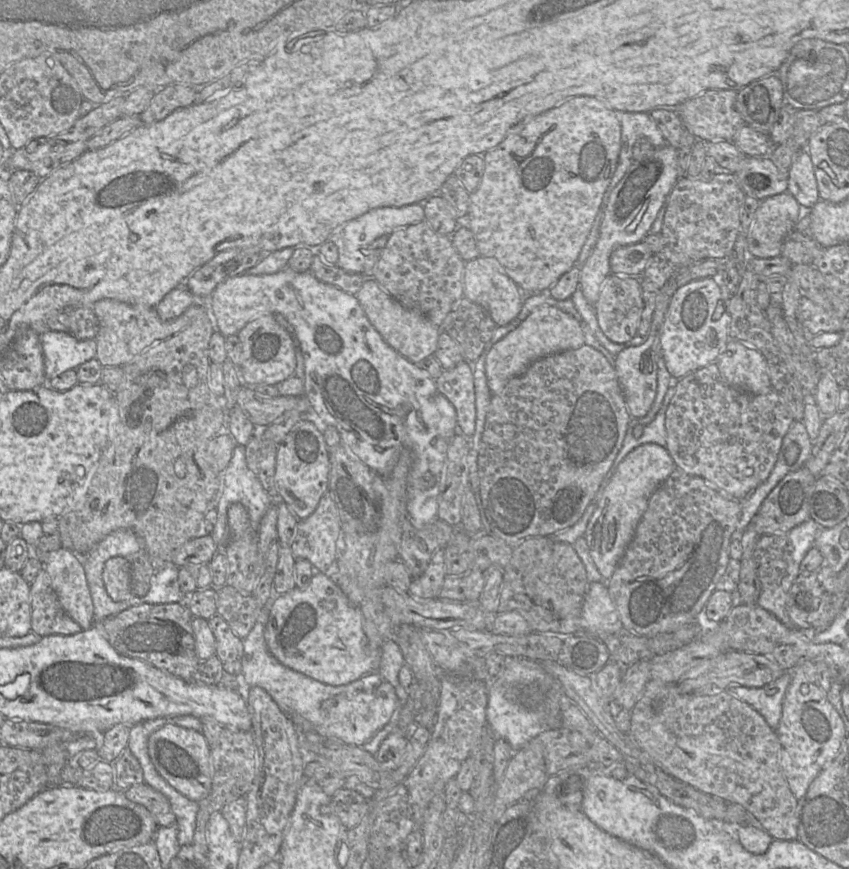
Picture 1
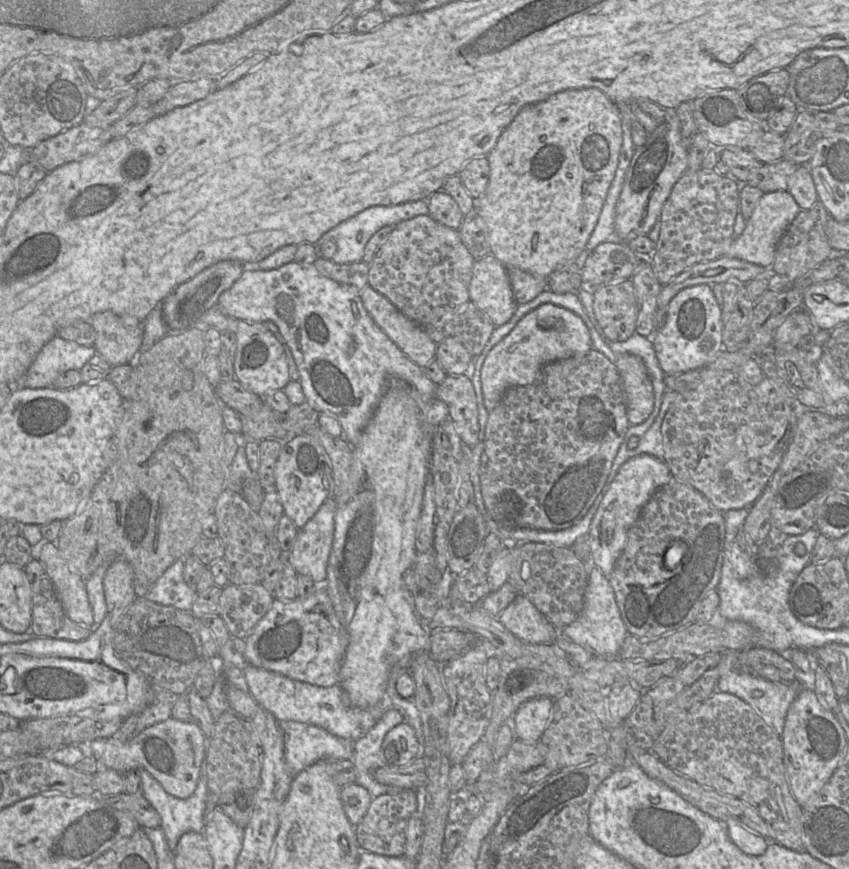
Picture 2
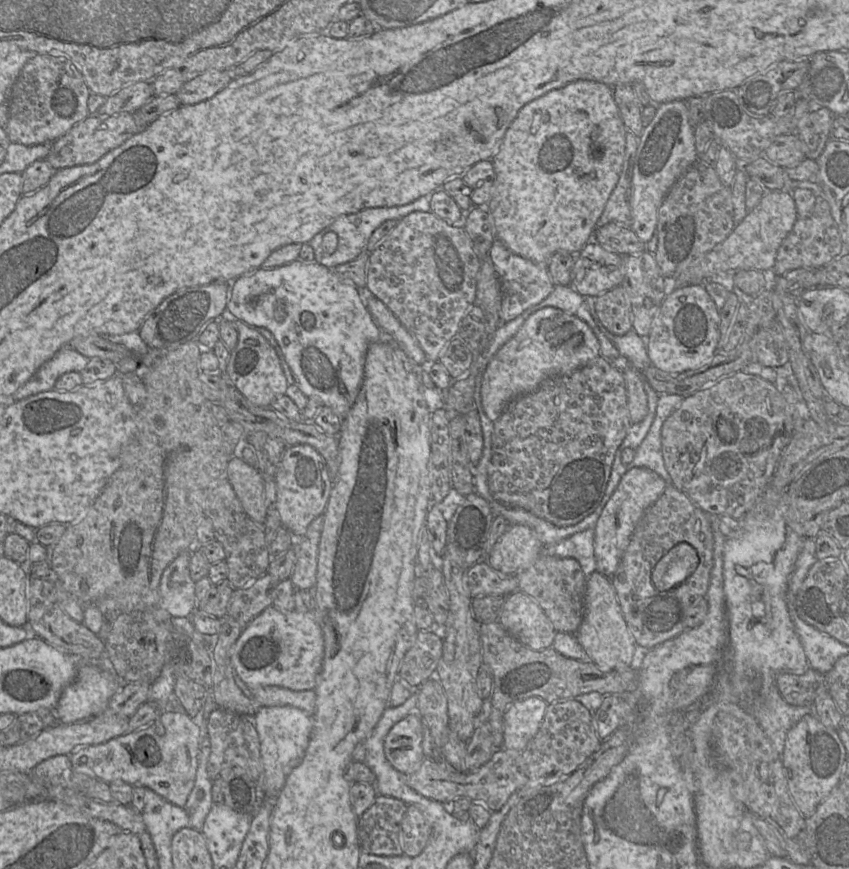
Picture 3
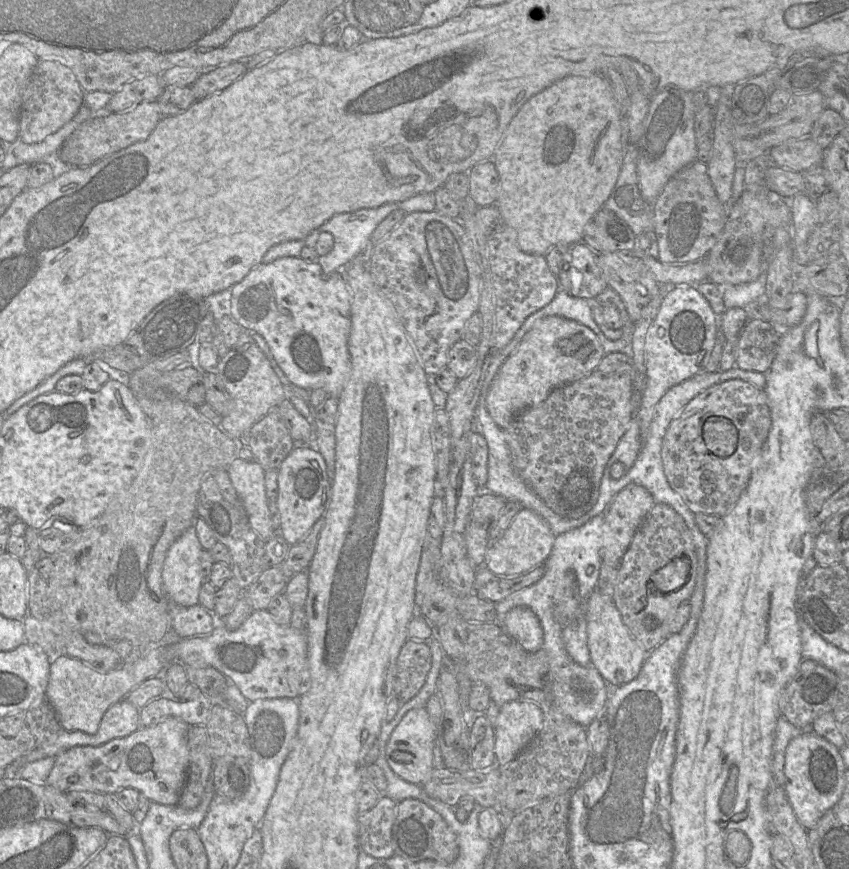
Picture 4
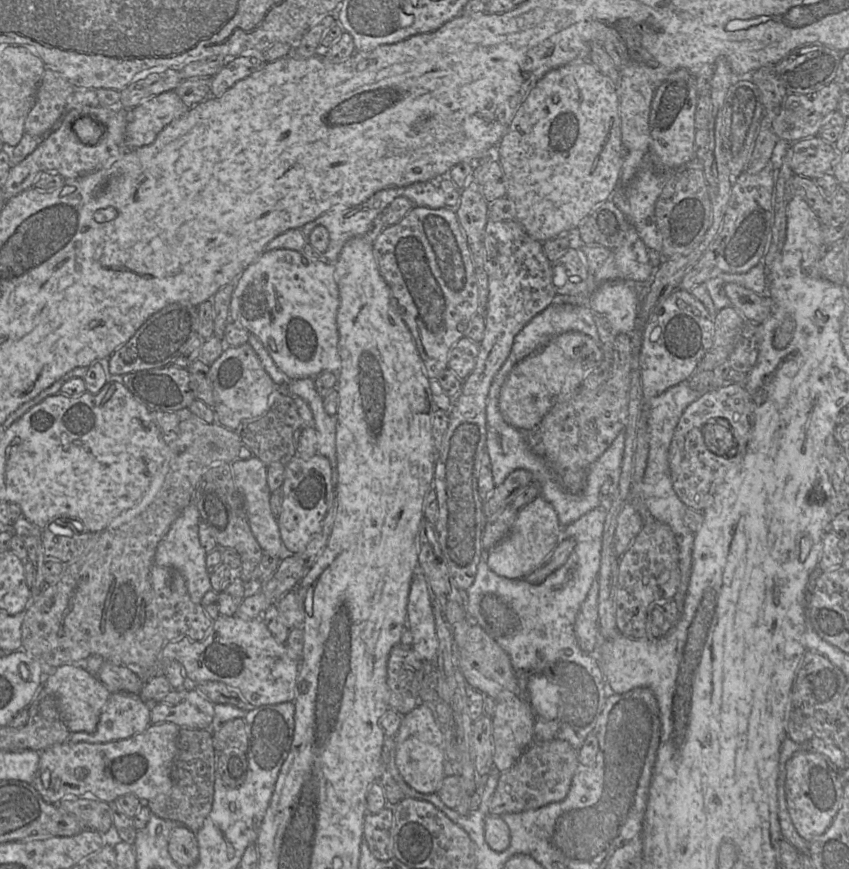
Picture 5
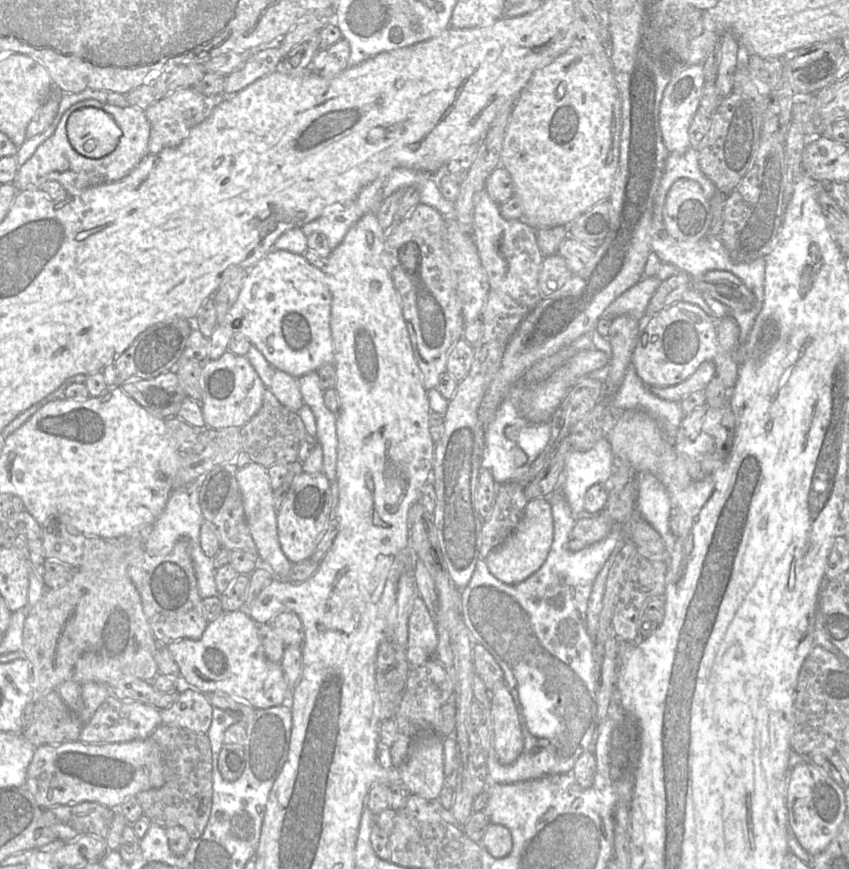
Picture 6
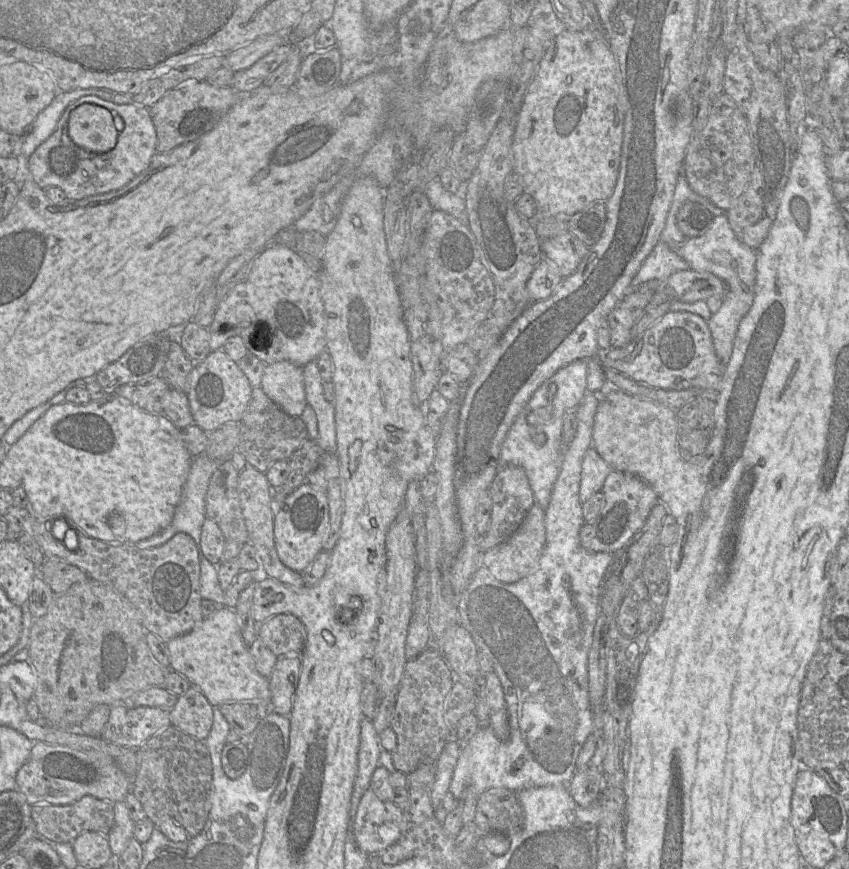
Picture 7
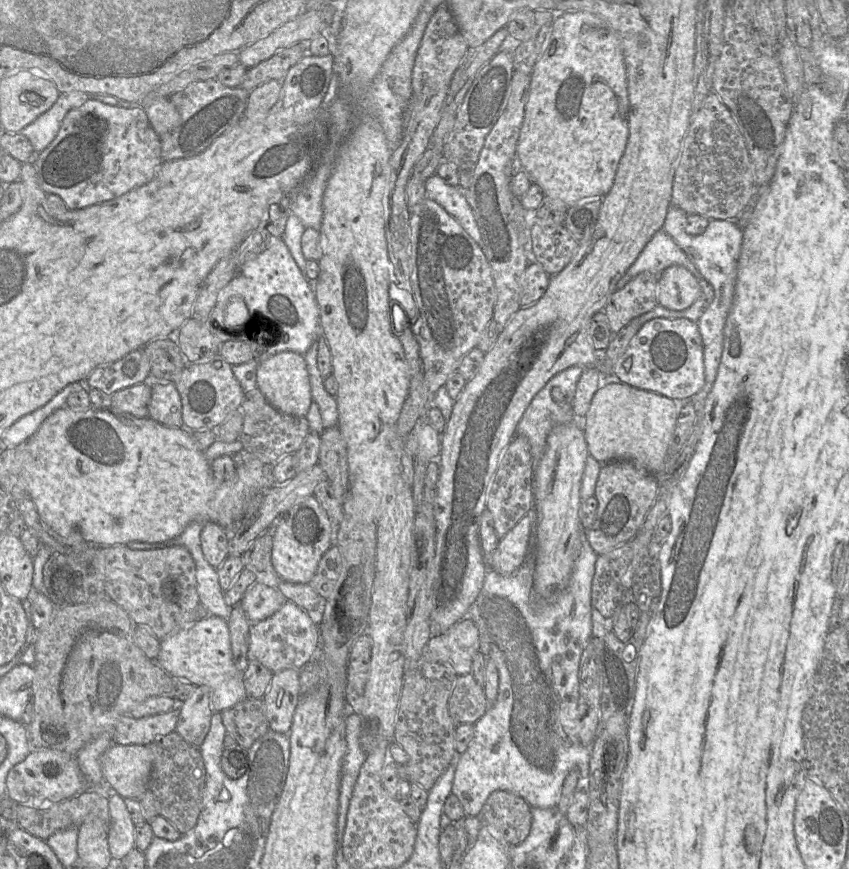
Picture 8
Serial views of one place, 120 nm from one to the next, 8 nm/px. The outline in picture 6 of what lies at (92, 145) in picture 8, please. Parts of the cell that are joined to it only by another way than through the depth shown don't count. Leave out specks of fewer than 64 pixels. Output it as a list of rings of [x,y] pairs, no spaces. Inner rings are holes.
[[[96,99],[79,101],[68,108],[63,114],[55,132],[38,146],[33,156],[22,166],[13,180],[18,191],[40,189],[41,185],[49,180],[61,183],[68,192],[81,190],[105,183],[118,181],[129,174],[140,161],[149,153],[150,123],[145,111],[133,106],[119,107],[102,103]],[[82,107],[96,107],[109,113],[120,127],[122,134],[116,148],[102,158],[89,158],[79,154],[70,144],[67,136],[67,121],[71,113]]]

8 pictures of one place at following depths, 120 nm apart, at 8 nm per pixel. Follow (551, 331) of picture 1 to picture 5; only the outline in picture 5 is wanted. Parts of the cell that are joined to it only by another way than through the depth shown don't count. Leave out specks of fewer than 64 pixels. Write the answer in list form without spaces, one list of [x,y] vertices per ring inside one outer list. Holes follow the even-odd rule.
[[[572,331],[557,336],[546,346],[518,362],[505,379],[498,403],[504,421],[520,431],[535,428],[555,404],[567,400],[577,391],[584,378],[601,363],[603,358],[602,350],[584,333]]]

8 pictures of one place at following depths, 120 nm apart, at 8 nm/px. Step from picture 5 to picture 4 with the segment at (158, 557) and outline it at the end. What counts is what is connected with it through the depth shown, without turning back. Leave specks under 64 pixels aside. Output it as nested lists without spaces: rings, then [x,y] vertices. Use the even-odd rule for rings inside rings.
[[[190,526],[169,548],[163,569],[163,588],[168,599],[190,607],[199,604],[199,593],[206,580],[200,563],[203,547],[195,526]]]

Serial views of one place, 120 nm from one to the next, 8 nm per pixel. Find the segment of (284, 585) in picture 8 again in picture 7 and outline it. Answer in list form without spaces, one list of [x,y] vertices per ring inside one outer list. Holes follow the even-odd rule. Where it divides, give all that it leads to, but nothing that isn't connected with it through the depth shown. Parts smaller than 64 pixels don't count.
[[[247,465],[239,473],[238,488],[241,508],[248,531],[248,540],[255,547],[268,577],[292,588],[301,588],[305,583],[300,575],[287,568],[279,559],[274,543],[274,490],[269,485],[266,475],[254,467]]]

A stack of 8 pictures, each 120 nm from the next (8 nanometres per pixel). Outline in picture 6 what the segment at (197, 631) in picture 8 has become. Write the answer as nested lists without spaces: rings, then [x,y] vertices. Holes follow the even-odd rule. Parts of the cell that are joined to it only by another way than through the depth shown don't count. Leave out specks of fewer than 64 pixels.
[[[245,609],[223,611],[216,620],[208,623],[199,640],[180,639],[170,643],[168,648],[179,666],[179,677],[184,677],[189,684],[203,693],[222,691],[246,702],[256,710],[283,705],[291,695],[293,688],[288,686],[280,662],[271,662],[266,657],[258,636],[258,624],[252,620]]]

